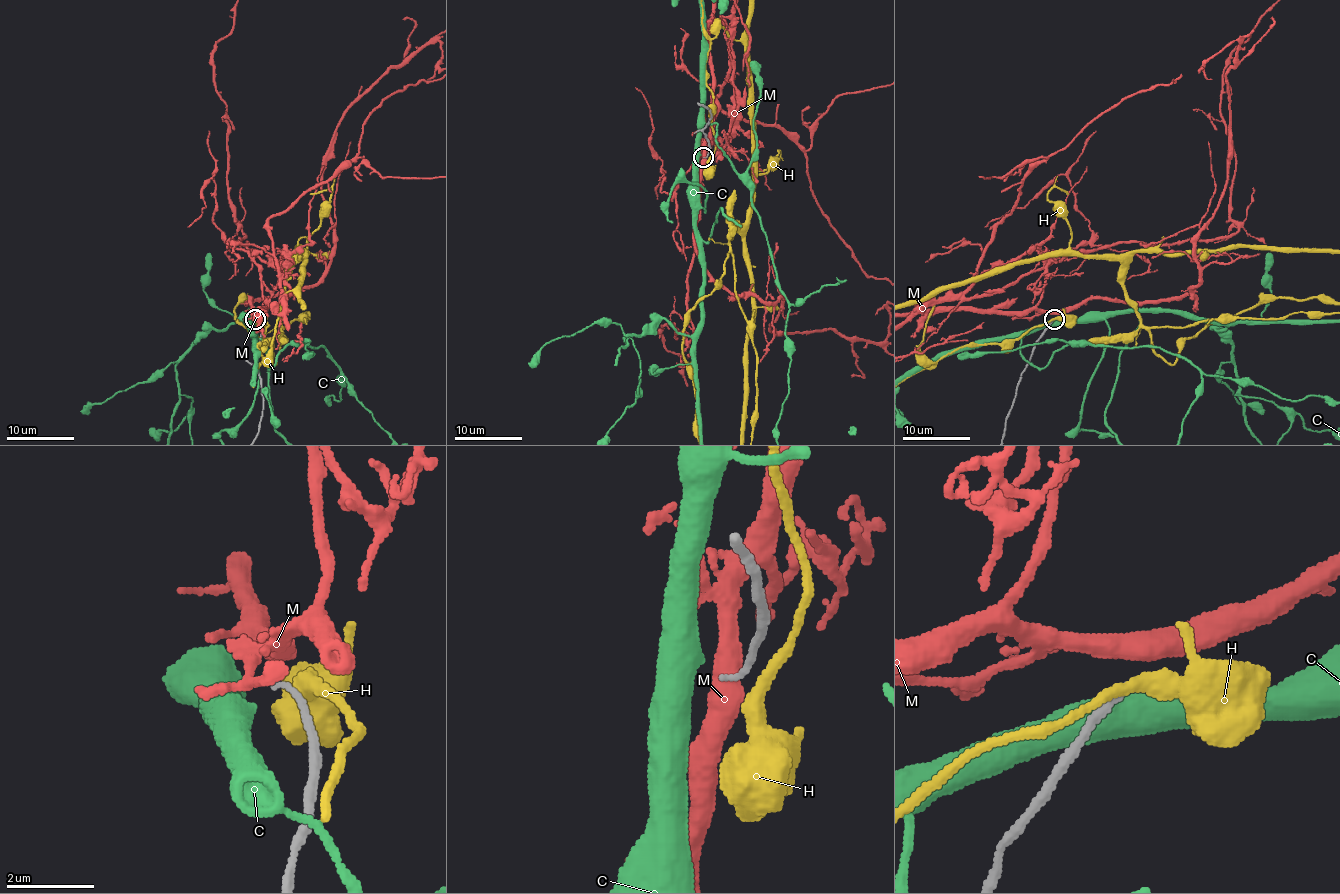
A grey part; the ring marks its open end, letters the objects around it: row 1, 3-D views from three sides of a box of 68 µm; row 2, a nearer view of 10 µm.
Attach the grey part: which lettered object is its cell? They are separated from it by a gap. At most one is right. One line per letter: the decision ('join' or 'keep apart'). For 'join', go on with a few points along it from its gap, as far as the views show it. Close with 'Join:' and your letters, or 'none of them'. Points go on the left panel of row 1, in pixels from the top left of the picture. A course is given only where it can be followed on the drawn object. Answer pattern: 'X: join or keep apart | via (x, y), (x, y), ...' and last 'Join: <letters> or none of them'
C: join
H: keep apart
M: keep apart
Join: C

